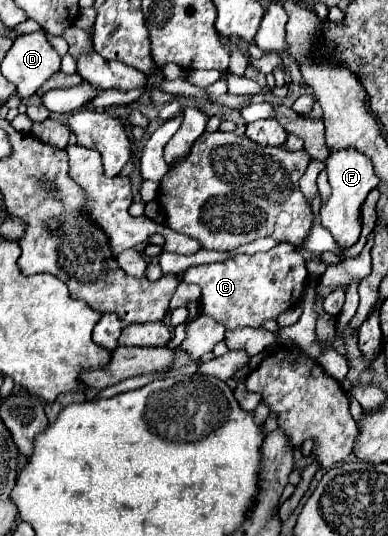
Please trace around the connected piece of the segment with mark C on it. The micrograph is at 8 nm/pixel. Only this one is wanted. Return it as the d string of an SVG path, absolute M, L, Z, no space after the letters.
M281 242L275 248L253 256L241 254L225 262L191 266L183 272L183 280L187 284L201 286L201 312L221 322L227 330L241 326L261 328L263 320L275 320L277 314L289 310L289 306L297 306L305 290L307 276L303 254L289 242Z

